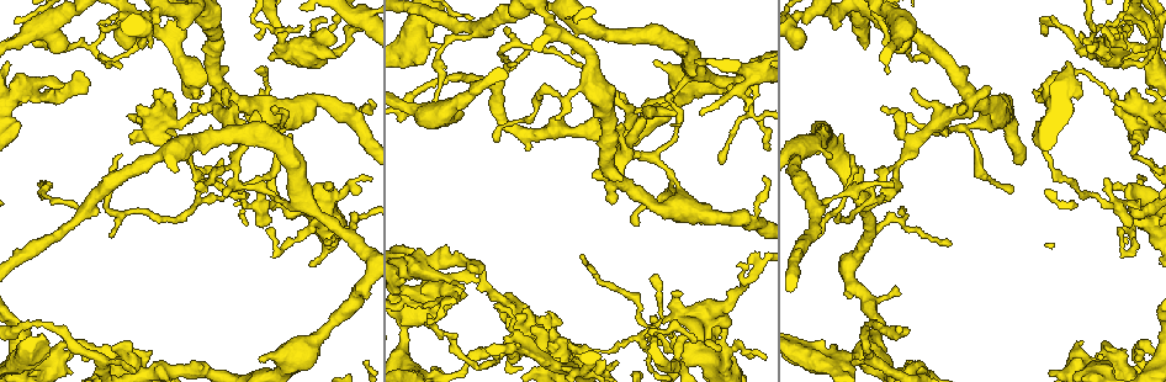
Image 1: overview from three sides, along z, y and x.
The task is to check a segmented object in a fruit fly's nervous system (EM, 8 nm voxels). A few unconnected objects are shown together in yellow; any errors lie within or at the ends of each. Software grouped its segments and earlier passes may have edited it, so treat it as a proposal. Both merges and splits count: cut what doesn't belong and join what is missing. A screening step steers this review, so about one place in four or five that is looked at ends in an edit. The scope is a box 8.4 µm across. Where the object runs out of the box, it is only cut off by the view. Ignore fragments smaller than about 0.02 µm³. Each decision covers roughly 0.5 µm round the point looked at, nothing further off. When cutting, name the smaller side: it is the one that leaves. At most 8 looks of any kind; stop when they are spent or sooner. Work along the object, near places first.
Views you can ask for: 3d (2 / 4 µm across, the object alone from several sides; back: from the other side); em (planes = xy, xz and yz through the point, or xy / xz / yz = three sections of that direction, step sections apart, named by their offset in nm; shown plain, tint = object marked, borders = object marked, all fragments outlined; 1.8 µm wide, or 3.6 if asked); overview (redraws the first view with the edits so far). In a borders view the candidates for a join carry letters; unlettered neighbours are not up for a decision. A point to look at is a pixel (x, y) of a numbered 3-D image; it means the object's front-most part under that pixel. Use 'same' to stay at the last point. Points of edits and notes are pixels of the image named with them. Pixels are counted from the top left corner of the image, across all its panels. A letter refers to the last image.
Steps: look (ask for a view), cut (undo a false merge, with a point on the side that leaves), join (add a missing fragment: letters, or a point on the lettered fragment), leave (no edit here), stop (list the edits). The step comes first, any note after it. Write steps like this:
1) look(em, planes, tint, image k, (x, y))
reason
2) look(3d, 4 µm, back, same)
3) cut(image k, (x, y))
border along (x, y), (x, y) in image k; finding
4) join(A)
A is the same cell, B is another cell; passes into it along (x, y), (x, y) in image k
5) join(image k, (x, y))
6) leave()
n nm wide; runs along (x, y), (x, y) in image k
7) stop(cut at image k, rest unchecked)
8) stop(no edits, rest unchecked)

look(3d, 4 µm, image 1, (202, 189))

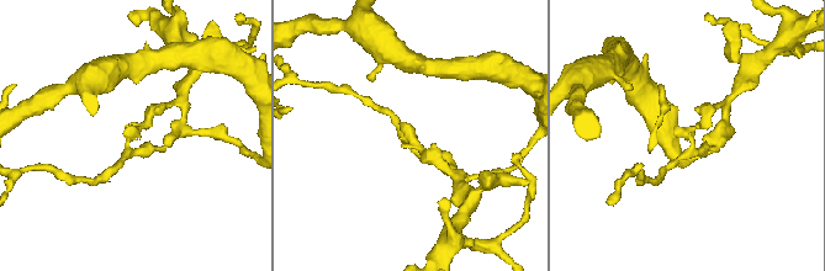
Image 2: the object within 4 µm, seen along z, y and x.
look(em, xy, step 4, tint, image 2, (408, 134))

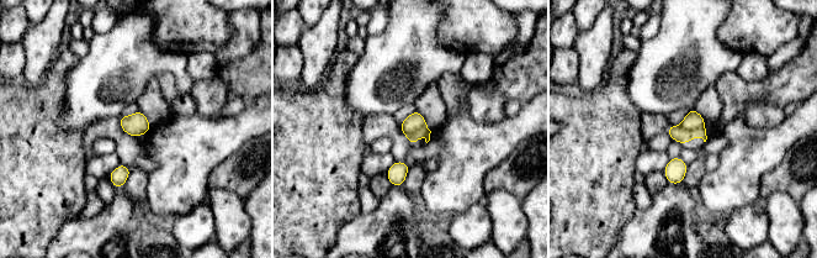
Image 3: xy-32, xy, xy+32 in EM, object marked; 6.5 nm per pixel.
look(em, planes, borders, same)
cut it another way

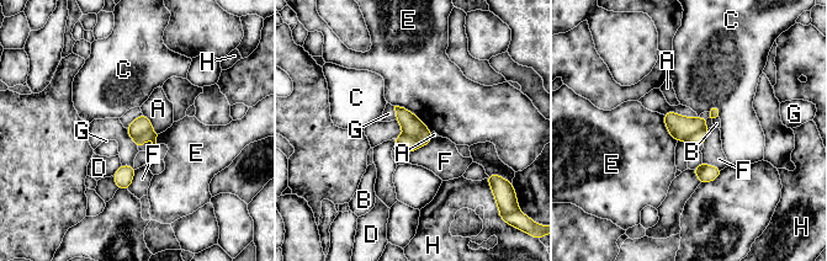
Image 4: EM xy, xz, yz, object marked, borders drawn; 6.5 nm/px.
cut(image 4, (142, 124))
160 nm wide; A, B, C, D, E, F, G and H are other cells; border along (152, 129), (138, 136), (128, 134) in image 4; a second neuron is stuck on

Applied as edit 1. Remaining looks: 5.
look(3d, 4 µm, back, image 1, (900, 51))
an open end

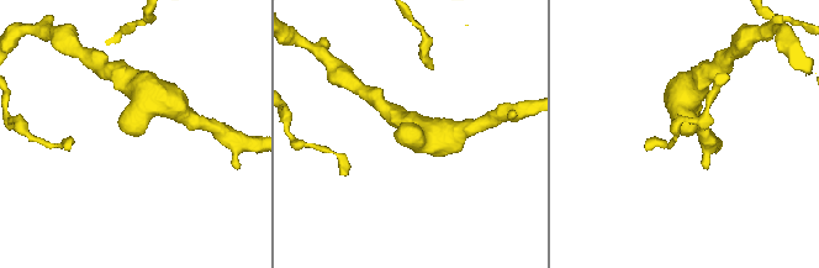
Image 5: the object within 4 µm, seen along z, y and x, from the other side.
look(em, planes, borders, image 5, (137, 134))

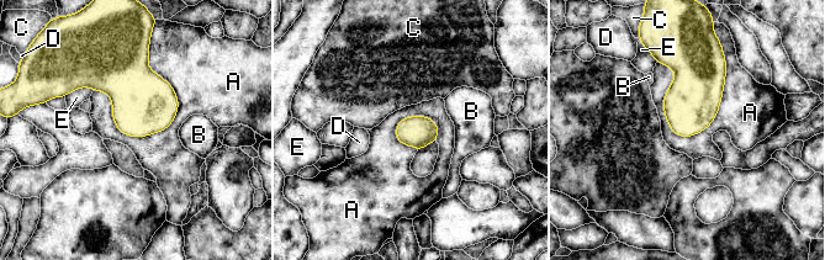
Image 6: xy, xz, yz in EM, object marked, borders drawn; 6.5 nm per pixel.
leave()
200 nm wide; A, B, C, D and E are other cells; border along (724, 53), (717, 116), (675, 134) in image 6; no lettered fragment goes on from it

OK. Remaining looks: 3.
look(em, planes, borders, image 1, (1132, 150))
sudden change in width

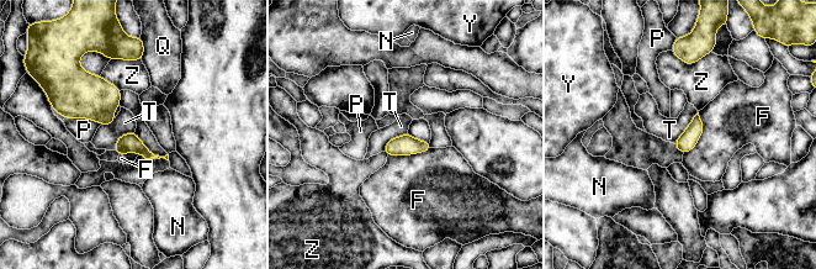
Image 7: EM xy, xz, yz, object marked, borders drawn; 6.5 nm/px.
leave()
120 nm wide; F, N, P, Q, T, Y and Z are other cells; border along (698, 112), (673, 143) in image 7; one neuron here

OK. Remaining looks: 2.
stop(cut at image 4, rest unchecked)

